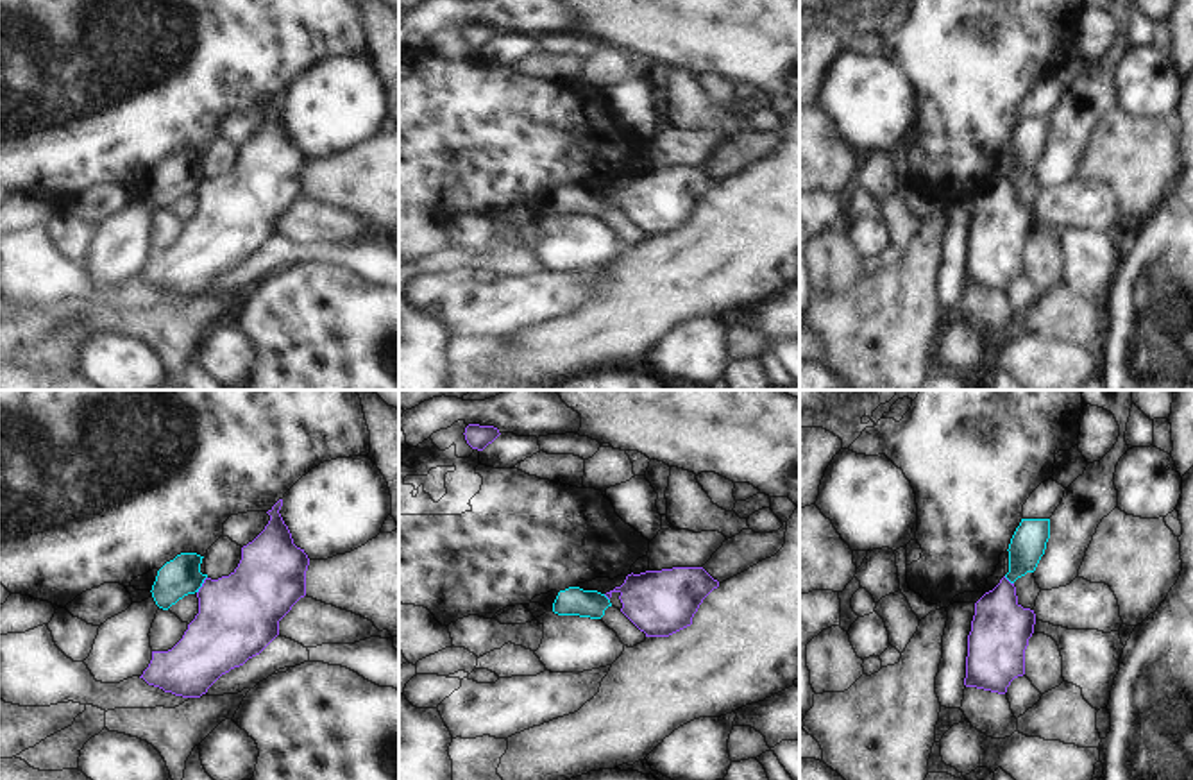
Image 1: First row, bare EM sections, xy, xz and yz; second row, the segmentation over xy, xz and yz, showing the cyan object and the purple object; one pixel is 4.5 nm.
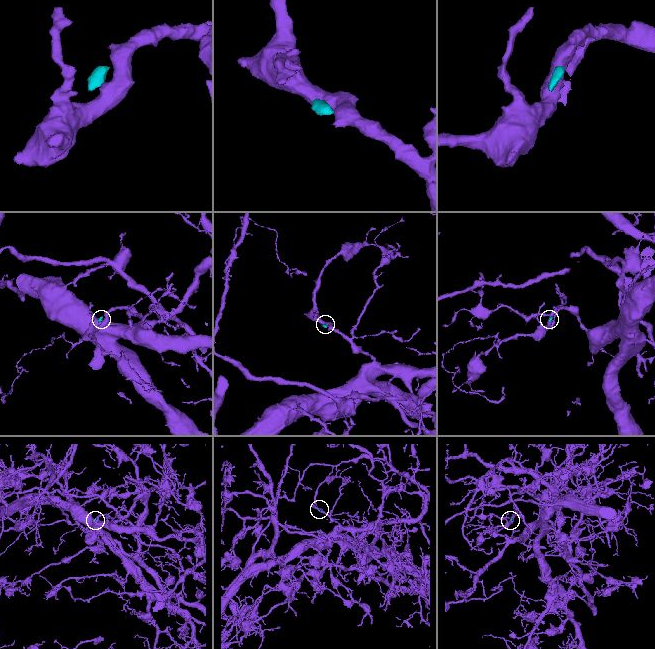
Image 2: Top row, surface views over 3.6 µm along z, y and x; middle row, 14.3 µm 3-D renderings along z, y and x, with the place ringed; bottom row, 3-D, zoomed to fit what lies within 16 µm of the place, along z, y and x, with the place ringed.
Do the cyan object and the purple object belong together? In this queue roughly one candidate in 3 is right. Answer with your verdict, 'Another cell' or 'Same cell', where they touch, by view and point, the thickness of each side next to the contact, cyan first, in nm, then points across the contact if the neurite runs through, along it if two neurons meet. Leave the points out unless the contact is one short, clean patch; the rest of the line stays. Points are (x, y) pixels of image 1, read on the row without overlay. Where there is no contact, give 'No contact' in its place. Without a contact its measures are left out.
Another cell. Touches cyan at xy (201, 185). Thickness 170 nm (cyan) against 360 nm. Boundary: xy (206, 176), (197, 192).

